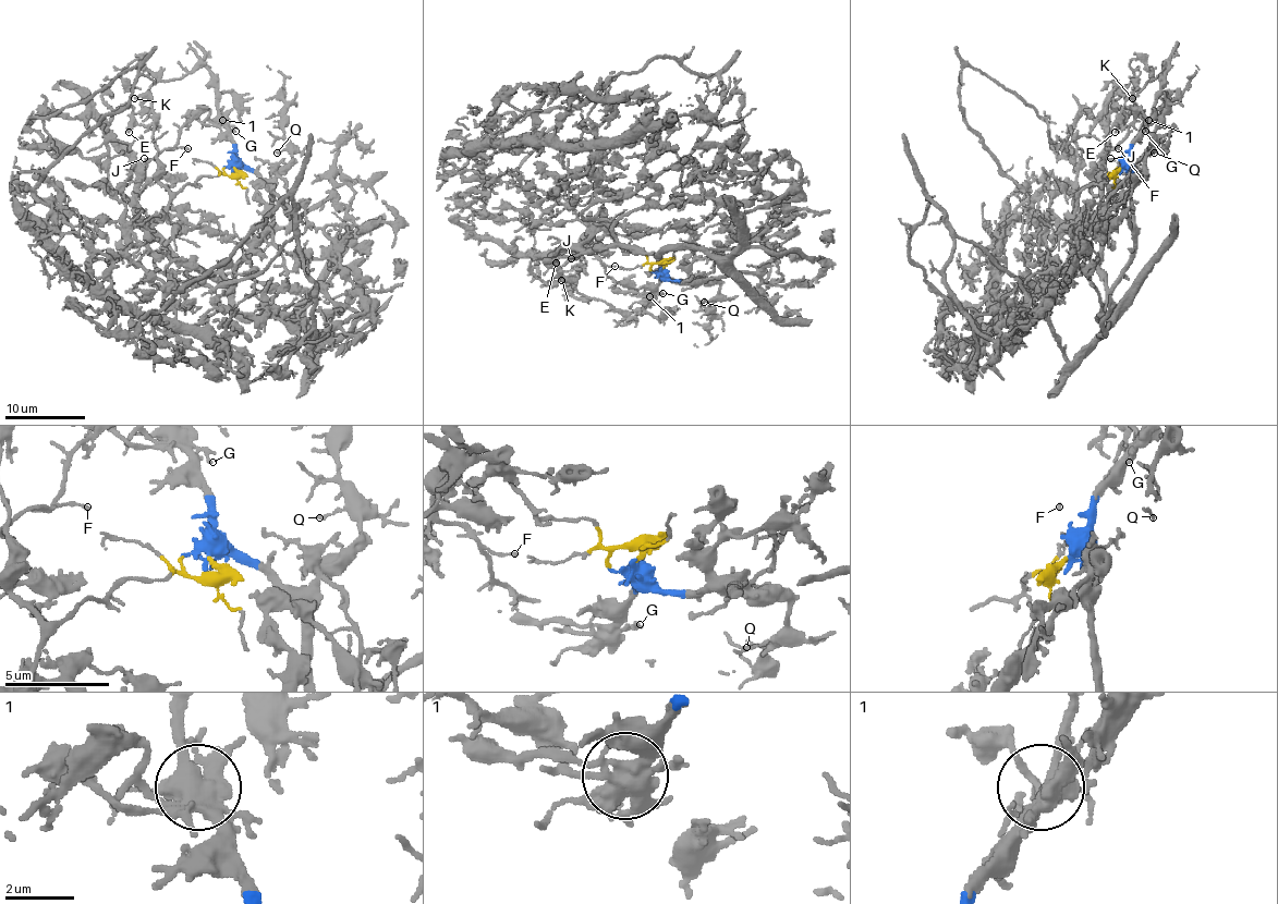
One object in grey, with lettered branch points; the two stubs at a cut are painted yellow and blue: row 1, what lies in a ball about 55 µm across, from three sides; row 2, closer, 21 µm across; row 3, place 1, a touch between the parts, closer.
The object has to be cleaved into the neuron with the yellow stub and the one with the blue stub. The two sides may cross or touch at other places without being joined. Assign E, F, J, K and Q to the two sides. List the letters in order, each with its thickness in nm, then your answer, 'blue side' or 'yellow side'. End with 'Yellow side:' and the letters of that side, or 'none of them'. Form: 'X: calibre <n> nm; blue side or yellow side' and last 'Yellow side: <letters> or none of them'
E: calibre 150 nm; blue side
F: calibre 110 nm; yellow side
J: calibre 120 nm; yellow side
K: calibre 150 nm; yellow side
Q: calibre 120 nm; blue side
Yellow side: F, J, K

